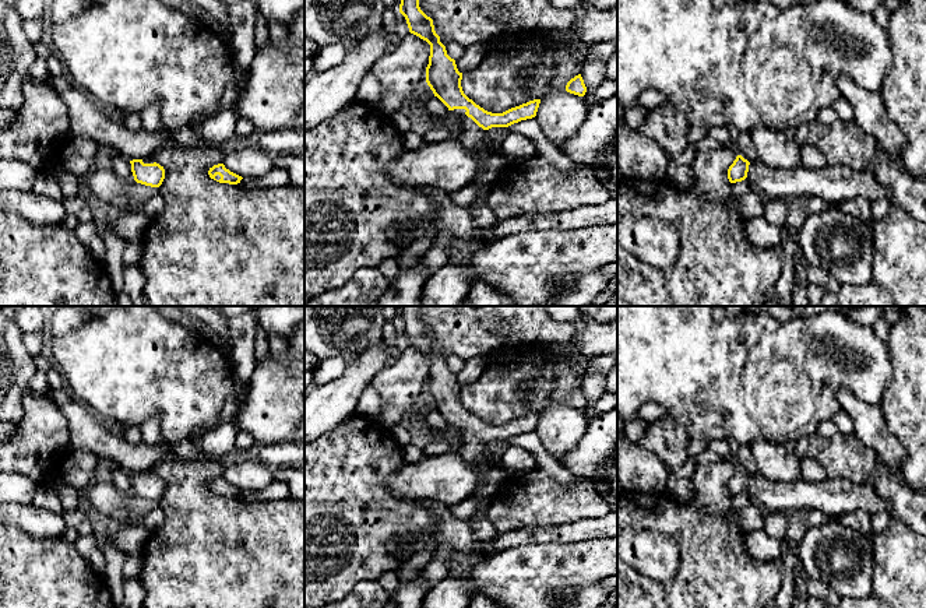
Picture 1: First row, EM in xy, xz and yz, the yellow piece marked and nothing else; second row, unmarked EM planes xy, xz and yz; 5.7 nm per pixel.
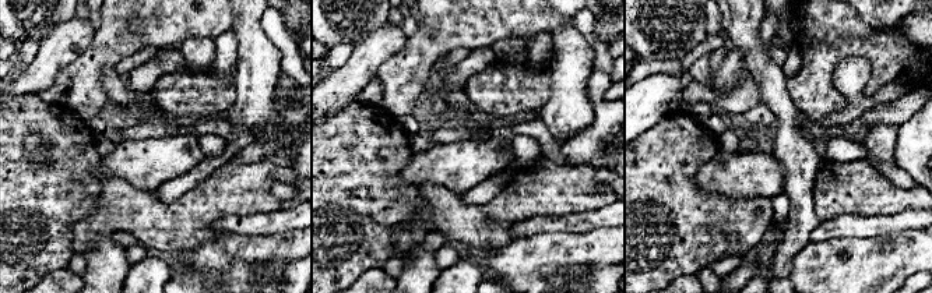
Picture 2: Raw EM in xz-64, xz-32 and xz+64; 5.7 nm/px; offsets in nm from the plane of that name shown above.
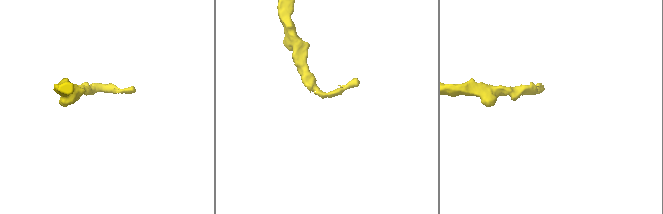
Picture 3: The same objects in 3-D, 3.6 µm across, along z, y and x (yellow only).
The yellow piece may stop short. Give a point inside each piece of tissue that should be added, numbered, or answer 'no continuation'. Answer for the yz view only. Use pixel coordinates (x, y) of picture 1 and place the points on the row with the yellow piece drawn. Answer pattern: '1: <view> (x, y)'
1: yz (833, 183)

